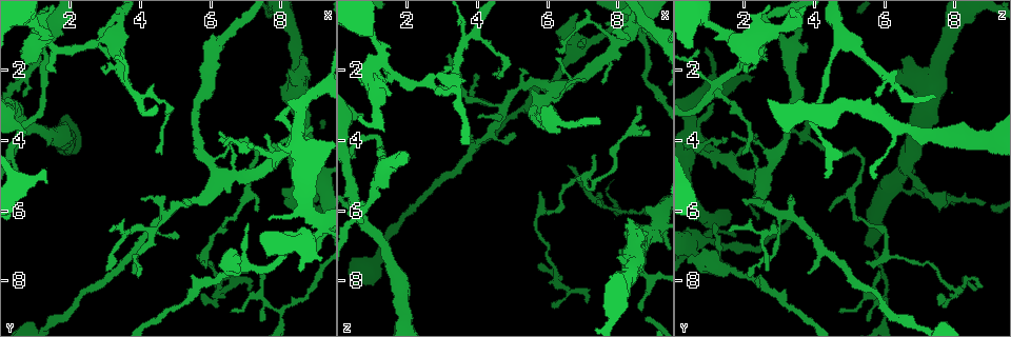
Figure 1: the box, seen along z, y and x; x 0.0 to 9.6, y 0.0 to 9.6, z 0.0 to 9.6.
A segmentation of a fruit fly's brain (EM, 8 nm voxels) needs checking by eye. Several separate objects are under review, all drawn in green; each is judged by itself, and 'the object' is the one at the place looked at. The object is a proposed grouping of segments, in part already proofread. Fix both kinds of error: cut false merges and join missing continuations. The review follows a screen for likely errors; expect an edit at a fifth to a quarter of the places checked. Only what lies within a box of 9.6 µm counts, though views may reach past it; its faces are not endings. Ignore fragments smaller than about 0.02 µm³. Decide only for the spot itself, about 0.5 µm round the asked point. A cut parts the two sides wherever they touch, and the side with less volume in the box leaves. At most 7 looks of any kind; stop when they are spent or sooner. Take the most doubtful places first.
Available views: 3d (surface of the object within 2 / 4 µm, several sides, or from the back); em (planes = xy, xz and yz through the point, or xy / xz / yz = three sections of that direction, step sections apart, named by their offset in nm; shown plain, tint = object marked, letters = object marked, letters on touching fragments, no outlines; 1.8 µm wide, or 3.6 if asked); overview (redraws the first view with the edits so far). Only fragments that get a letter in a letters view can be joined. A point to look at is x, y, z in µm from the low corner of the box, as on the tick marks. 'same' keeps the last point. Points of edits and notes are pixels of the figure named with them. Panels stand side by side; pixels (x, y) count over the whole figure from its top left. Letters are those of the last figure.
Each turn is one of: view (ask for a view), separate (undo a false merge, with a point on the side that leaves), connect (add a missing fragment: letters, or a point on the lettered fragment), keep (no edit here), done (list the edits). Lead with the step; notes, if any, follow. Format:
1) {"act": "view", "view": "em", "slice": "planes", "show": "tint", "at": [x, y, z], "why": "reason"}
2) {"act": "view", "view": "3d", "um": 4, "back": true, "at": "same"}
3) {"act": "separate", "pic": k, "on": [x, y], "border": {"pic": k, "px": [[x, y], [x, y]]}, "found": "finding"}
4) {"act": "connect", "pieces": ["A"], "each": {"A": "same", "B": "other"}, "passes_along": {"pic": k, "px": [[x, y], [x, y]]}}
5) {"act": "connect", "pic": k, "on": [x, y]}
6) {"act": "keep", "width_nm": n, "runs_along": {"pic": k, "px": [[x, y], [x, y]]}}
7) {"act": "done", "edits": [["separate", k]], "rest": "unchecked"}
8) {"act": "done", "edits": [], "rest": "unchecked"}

{"act": "view", "view": "em", "slice": "planes", "show": "letters", "at": [3.85, 2.75, 0.95], "why": "four or more arms meet"}

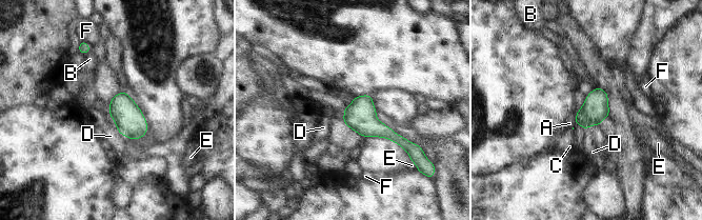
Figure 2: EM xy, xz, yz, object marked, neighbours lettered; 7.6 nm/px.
{"act": "keep", "each": {"A": "other", "B": "other", "C": "other", "D": "other", "E": "other", "F": "other"}, "found": "all the same neuron"}

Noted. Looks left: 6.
{"act": "view", "view": "em", "slice": "planes", "show": "letters", "at": [8.75, 5.75, 8.85], "why": "branch stops here"}

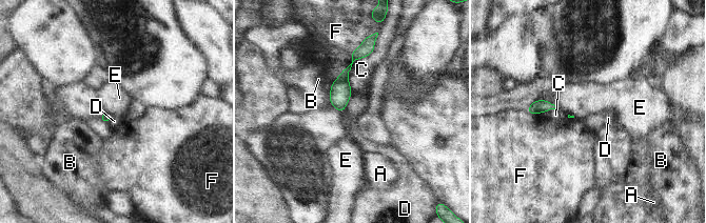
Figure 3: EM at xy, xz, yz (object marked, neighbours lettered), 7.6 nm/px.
{"act": "keep", "each": {"A": "other", "B": "other", "C": "other", "D": "other", "E": "other", "F": "other"}, "found": "none of them fits"}

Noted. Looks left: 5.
{"act": "view", "view": "3d", "um": 2, "at": [7.55, 9.10, 5.45], "why": "branch stops here"}

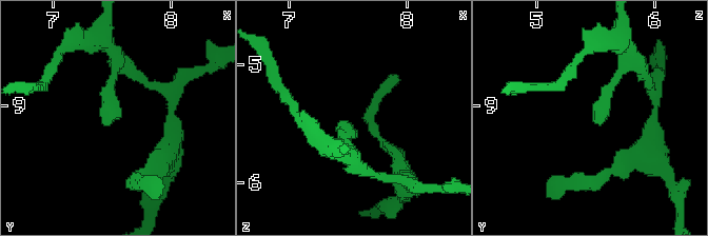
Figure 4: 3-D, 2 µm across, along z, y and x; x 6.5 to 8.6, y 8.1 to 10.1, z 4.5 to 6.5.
{"act": "view", "view": "em", "um": 3.6, "slice": "planes", "show": "letters", "at": [7.50, 9.14, 5.48], "why": "shape alone is not enough"}

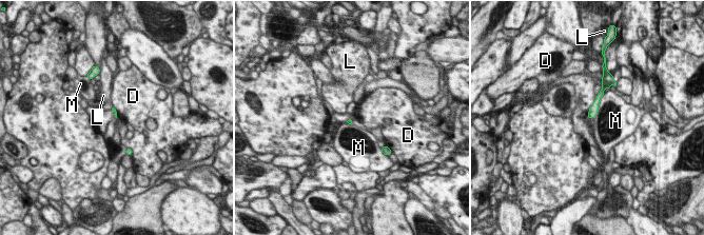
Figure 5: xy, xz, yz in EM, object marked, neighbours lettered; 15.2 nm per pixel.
{"act": "keep", "each": {"D": "other", "L": "other", "M": "other"}, "border": {"pic": 5, "px": [[598, 95], [587, 112]]}, "found": "no lettered fragment goes on from it"}

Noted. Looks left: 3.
{"act": "done", "edits": [], "rest": "unchecked"}

